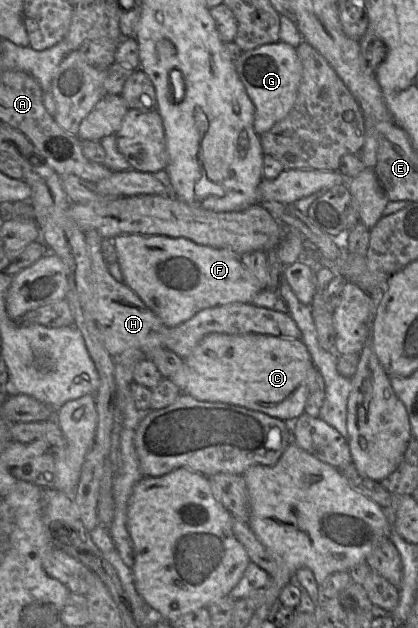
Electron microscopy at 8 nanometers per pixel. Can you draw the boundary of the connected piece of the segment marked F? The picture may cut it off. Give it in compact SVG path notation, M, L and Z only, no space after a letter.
M121 234L113 239L124 283L168 327L189 320L200 310L228 303L251 303L261 290L240 256L227 248L197 244L187 238Z

